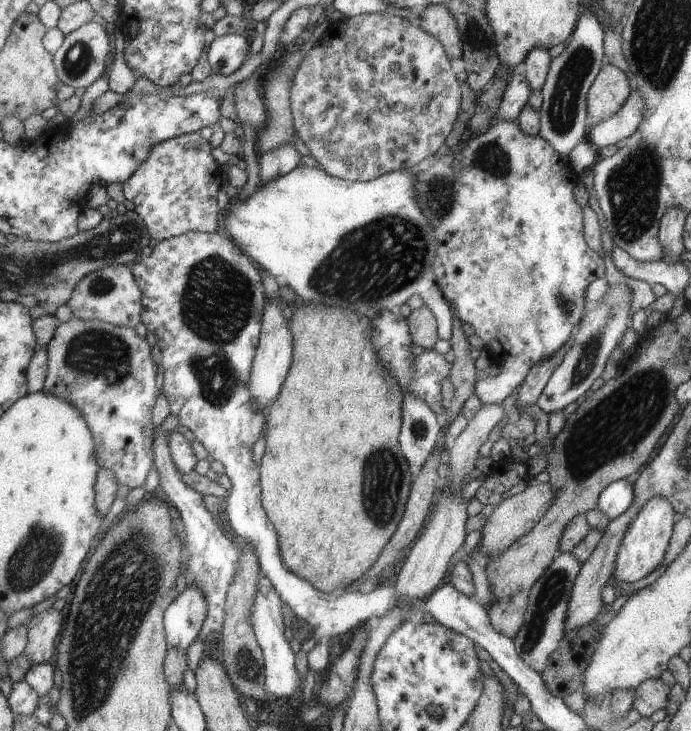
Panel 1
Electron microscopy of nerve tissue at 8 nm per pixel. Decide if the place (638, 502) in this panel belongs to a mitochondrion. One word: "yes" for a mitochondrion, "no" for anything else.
no

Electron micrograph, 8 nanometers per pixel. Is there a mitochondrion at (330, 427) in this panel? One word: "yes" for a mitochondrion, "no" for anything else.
no

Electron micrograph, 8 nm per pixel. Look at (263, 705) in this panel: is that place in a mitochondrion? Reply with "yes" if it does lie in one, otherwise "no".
no

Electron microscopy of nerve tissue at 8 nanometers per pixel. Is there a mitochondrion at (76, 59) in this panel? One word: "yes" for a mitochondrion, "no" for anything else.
yes

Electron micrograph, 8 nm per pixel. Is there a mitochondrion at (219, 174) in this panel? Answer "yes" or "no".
no

